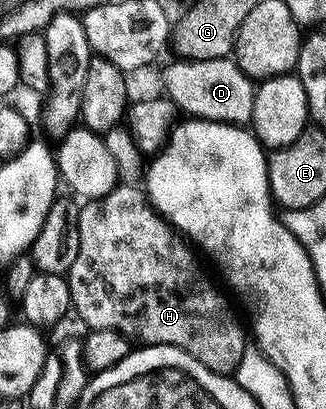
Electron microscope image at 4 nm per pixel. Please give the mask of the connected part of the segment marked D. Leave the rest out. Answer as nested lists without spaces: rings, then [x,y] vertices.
[[[224,56],[210,60],[182,60],[174,59],[174,64],[169,64],[161,72],[161,84],[164,95],[186,117],[198,120],[217,120],[221,124],[236,124],[245,126],[253,119],[255,94],[257,93],[254,81],[237,65],[236,59]]]

